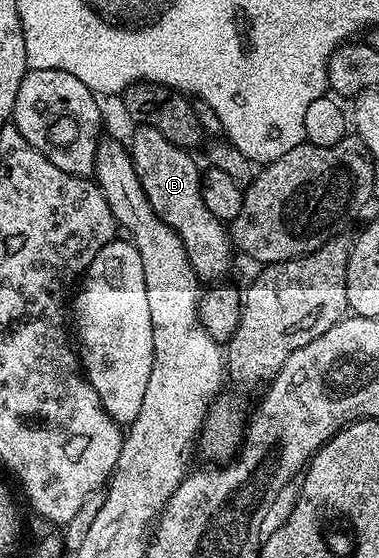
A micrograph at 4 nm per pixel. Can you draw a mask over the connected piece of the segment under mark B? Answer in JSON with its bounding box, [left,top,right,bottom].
[129,125,233,282]

